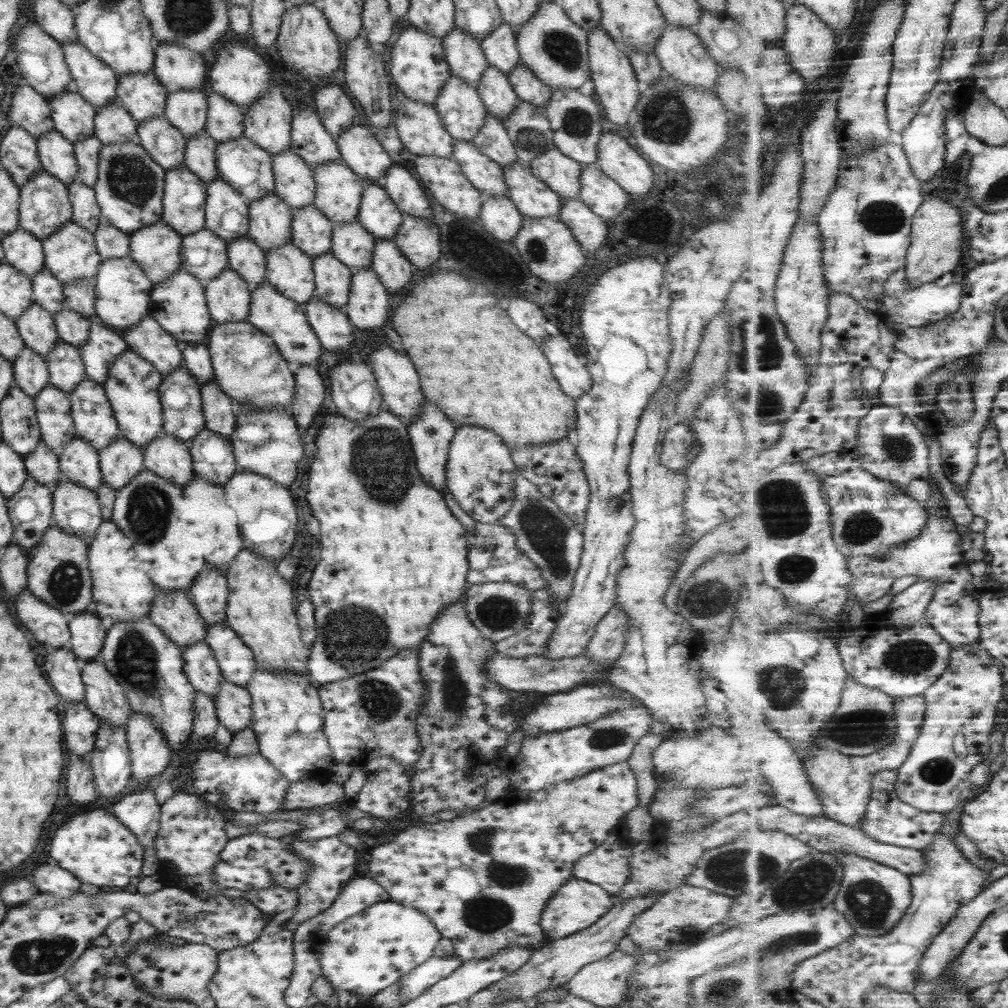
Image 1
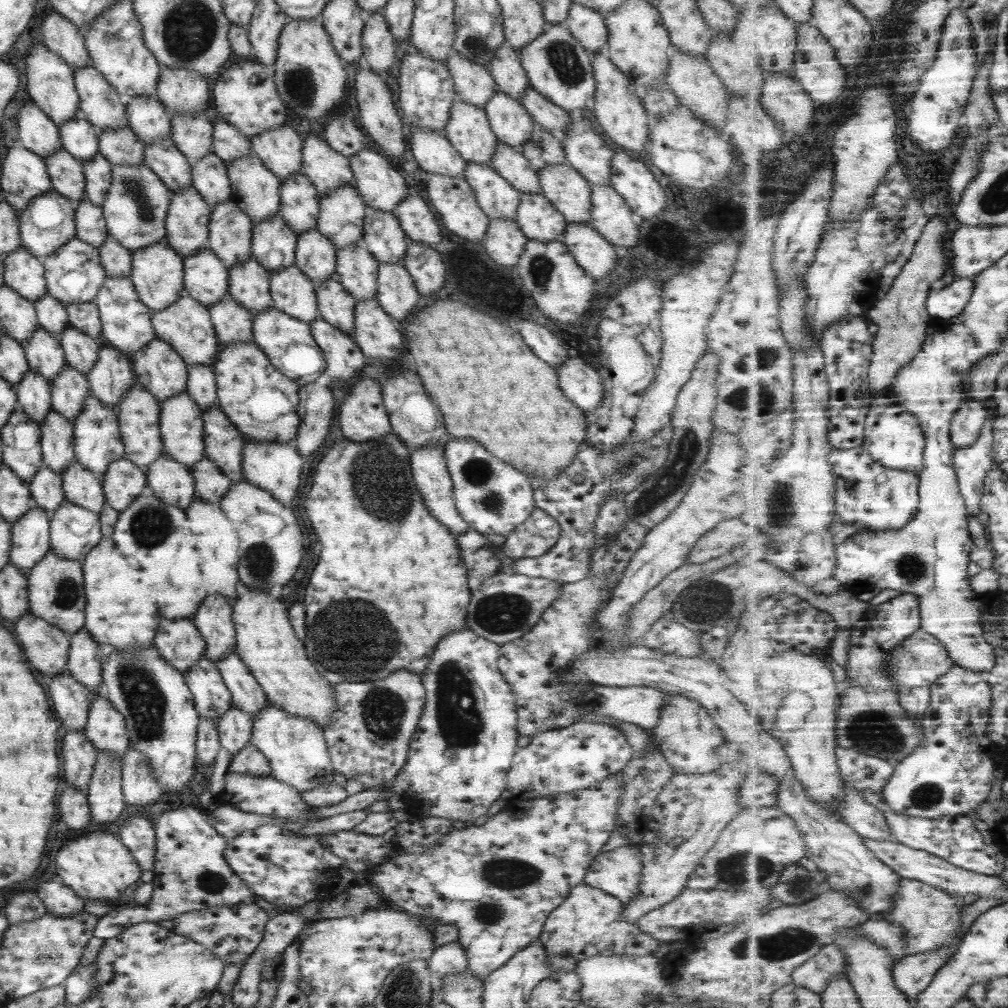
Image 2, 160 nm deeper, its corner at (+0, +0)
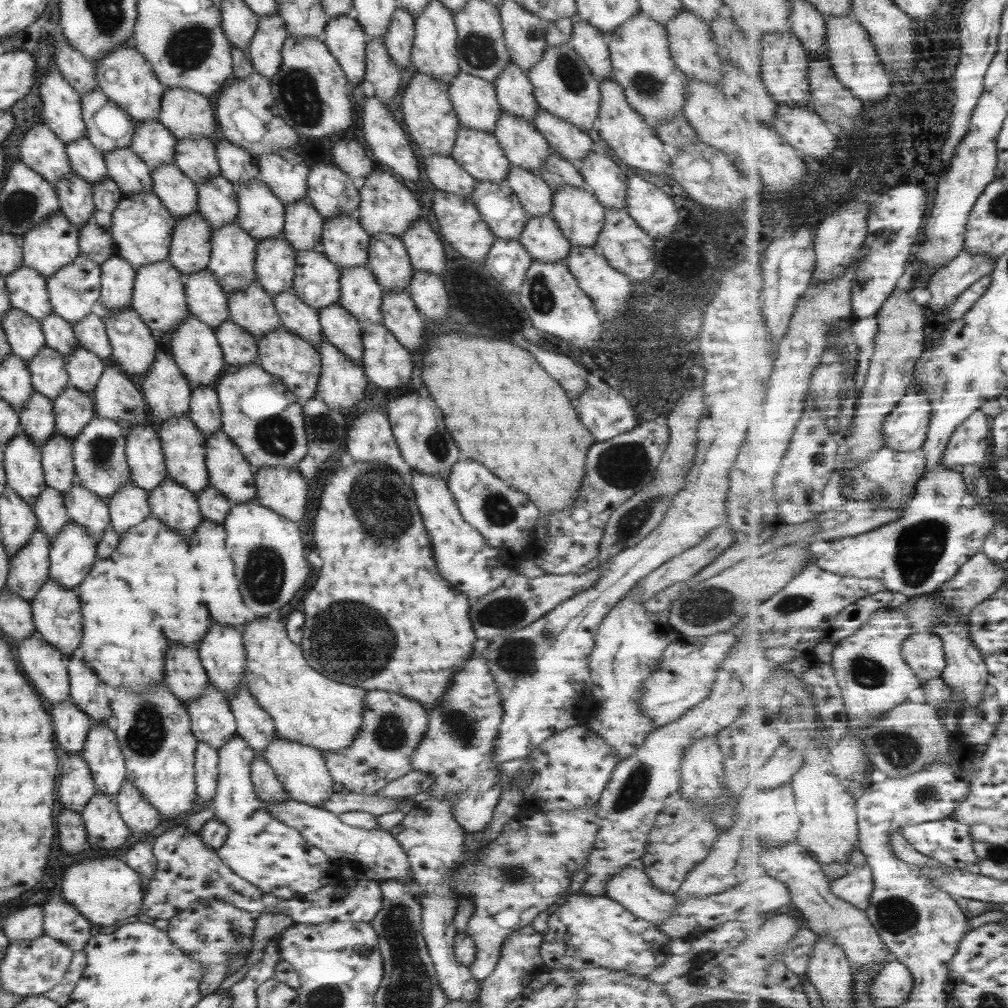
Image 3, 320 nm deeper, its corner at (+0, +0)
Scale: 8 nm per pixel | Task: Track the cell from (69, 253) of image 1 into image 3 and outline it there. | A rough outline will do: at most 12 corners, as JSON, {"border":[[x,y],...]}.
{"border":[[78,254],[46,279],[51,311],[73,325],[100,293],[100,265]]}

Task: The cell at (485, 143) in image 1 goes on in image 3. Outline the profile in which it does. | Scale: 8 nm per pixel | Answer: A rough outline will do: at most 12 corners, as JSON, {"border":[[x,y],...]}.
{"border":[[509,165],[505,182],[528,217],[549,214],[552,191]]}

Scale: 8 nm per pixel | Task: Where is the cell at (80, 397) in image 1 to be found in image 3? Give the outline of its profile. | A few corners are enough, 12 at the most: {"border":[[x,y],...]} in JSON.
{"border":[[117,423],[71,440],[74,482],[105,503],[130,478]]}

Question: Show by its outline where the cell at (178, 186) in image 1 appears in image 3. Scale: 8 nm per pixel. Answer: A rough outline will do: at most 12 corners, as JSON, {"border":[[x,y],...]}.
{"border":[[199,212],[176,219],[166,260],[182,282],[208,265],[212,229]]}

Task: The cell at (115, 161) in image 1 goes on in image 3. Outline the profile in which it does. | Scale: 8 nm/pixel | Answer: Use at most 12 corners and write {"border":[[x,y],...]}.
{"border":[[153,190],[120,199],[108,232],[134,271],[166,260],[176,219]]}

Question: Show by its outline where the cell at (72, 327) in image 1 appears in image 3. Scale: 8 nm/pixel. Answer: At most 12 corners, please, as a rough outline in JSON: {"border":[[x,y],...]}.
{"border":[[78,346],[65,357],[69,386],[91,395],[102,360]]}

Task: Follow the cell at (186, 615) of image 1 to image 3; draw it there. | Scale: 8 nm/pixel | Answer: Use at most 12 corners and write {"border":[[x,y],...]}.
{"border":[[172,642],[162,680],[186,708],[208,682],[198,643]]}

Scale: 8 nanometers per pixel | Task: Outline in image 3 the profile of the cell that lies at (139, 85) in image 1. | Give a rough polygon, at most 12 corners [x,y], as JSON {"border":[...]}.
{"border":[[157,120],[128,144],[150,169],[172,162],[176,140]]}

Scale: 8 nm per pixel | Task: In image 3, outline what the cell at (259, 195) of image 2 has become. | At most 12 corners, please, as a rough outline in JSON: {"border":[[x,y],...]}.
{"border":[[257,178],[235,188],[256,243],[282,235],[284,205]]}

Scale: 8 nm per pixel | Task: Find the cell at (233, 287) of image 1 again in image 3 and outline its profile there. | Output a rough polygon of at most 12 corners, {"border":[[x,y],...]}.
{"border":[[224,320],[214,331],[225,365],[254,362],[255,339]]}

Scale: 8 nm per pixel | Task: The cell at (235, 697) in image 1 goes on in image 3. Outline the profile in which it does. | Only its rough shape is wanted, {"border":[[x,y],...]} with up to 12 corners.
{"border":[[234,734],[217,750],[209,805],[216,850],[261,892],[303,897],[346,883],[255,797],[254,752]]}

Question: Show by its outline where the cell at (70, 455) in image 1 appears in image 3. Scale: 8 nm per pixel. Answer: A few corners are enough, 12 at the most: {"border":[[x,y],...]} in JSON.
{"border":[[75,482],[62,496],[68,520],[97,542],[106,503]]}

